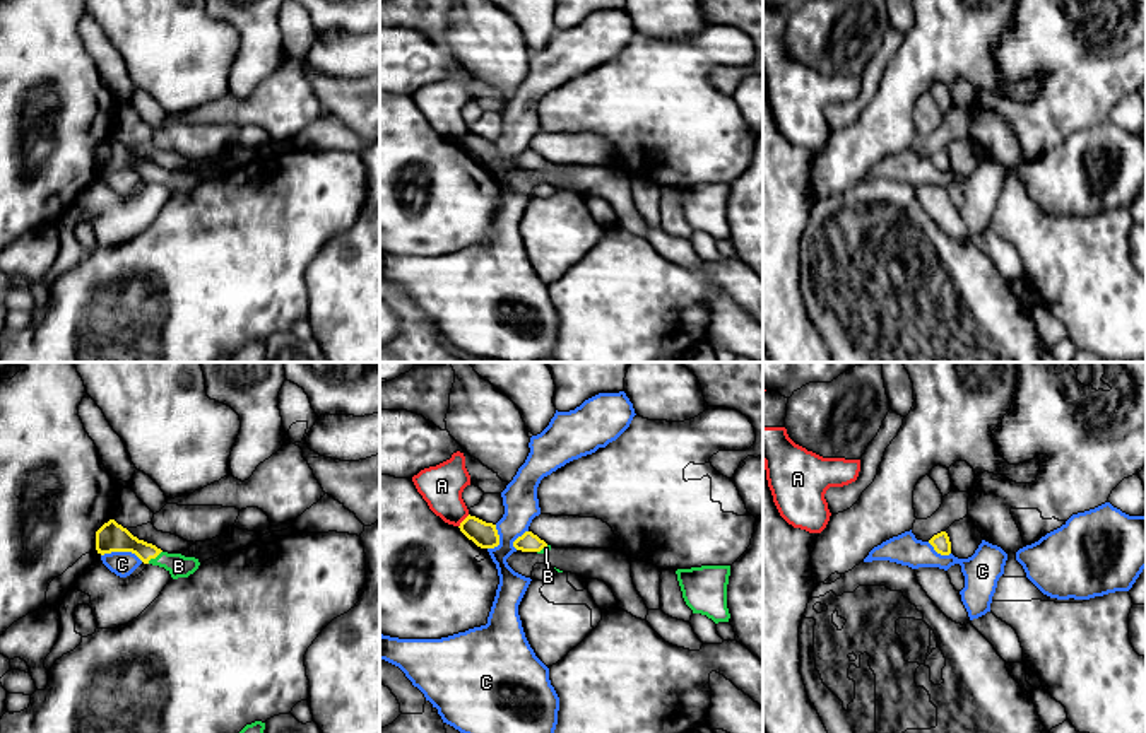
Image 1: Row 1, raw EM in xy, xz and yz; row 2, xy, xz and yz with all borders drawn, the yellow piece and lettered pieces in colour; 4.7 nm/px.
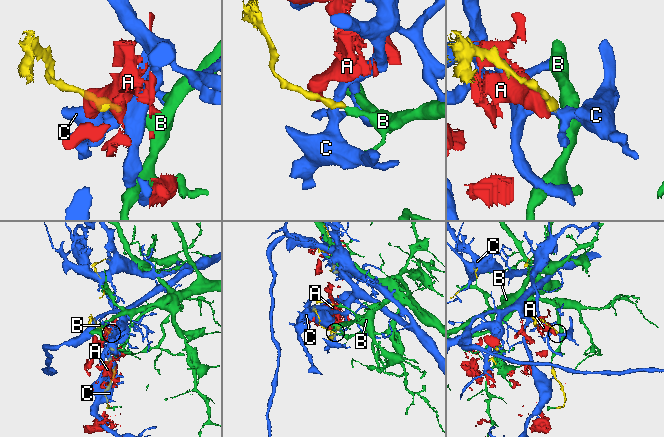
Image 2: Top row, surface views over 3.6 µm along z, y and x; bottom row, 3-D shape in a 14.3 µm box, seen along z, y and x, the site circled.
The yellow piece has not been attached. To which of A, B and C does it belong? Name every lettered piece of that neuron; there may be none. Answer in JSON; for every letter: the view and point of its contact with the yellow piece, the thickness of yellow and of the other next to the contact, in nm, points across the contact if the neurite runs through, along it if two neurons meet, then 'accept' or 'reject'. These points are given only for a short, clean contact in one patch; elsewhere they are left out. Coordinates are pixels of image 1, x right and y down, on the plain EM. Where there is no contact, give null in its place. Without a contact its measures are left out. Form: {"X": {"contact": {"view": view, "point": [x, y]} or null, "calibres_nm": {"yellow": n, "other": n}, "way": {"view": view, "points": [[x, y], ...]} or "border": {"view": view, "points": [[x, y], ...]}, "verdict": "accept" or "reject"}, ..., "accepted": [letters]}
{"A": {"contact": {"view": "xz", "point": [462, 139]}, "calibres_nm": {"yellow": 120, "other": 200}, "border": {"view": "xz", "points": [[469, 132], [459, 144]]}, "verdict": "reject"}, "B": {"contact": {"view": "xy", "point": [154, 175]}, "calibres_nm": {"yellow": 140, "other": 110}, "verdict": "accept"}, "C": {"contact": {"view": "xy", "point": [122, 168]}, "calibres_nm": {"yellow": 140, "other": 110}, "verdict": "reject"}, "accepted": ["B"]}

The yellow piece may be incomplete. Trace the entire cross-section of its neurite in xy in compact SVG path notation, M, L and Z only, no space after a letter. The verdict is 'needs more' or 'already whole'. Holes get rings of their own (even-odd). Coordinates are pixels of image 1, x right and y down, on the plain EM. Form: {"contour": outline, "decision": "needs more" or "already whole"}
{"contour": "M109 137L96 149L96 167L101 173L111 169L132 169L144 181L164 185L173 196L188 195L200 183L198 176L195 174L185 174L181 171L168 171L152 161L139 157L115 137Z", "decision": "needs more"}

